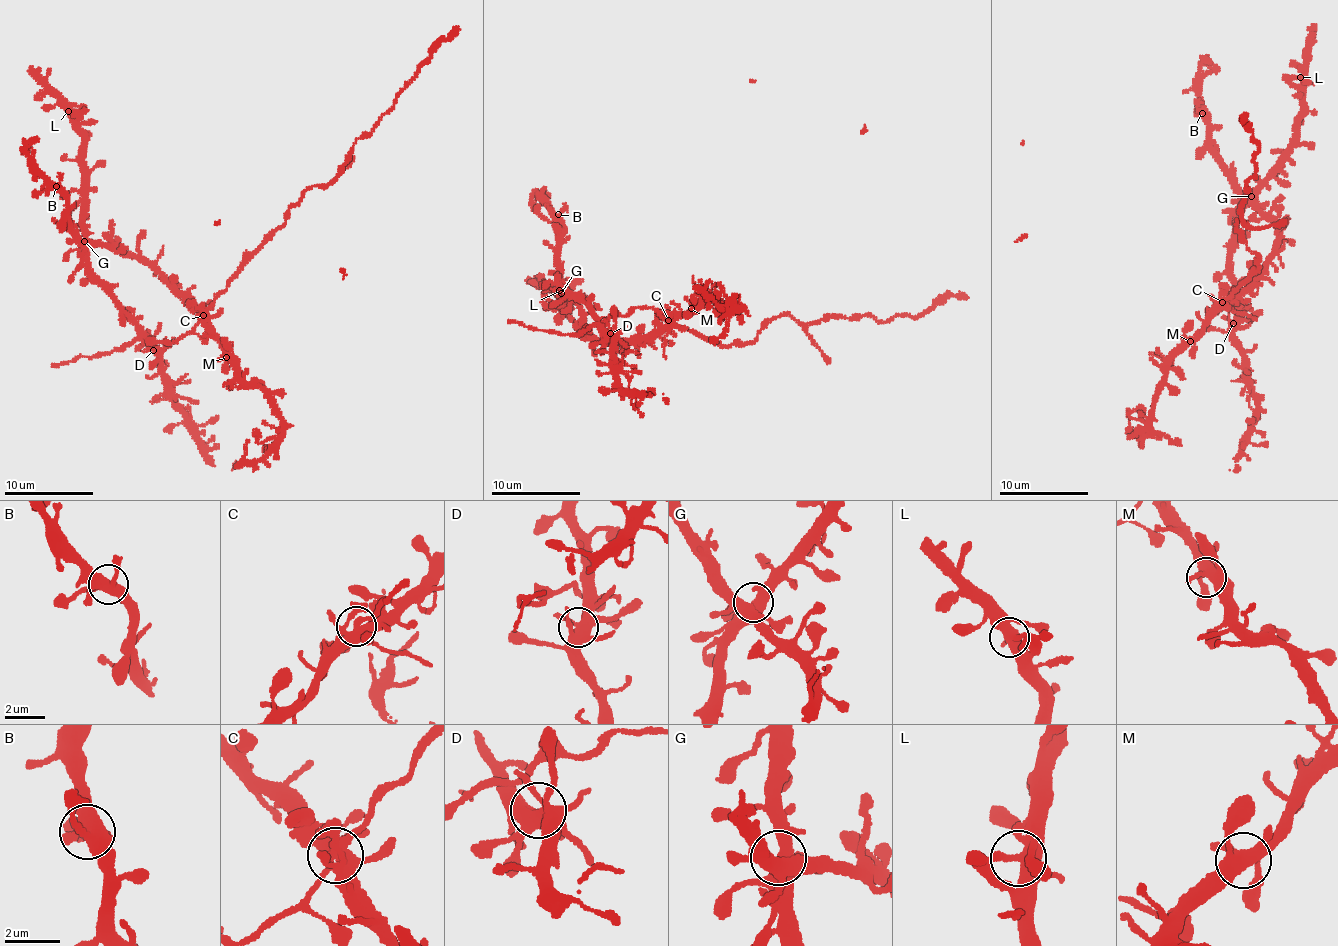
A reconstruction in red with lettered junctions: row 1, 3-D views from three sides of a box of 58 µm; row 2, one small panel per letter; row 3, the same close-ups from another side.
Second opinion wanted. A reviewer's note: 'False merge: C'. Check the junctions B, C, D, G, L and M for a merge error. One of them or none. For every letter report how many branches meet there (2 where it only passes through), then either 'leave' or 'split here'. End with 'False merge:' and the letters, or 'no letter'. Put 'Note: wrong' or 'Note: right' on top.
Note: wrong
B: branches 5; leave
C: branches 9; leave
D: branches 6; leave
G: branches 5; leave
L: branches 5; leave
M: branches 6; leave
False merge: no letter

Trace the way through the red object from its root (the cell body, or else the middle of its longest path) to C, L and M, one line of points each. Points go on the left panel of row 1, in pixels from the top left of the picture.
C: (181, 291), (203, 315)
L: (181, 291), (175, 291), (165, 279), (134, 257), (91, 243), (84, 223), (87, 191), (82, 129), (68, 111)
M: (181, 291), (202, 312), (226, 357)

